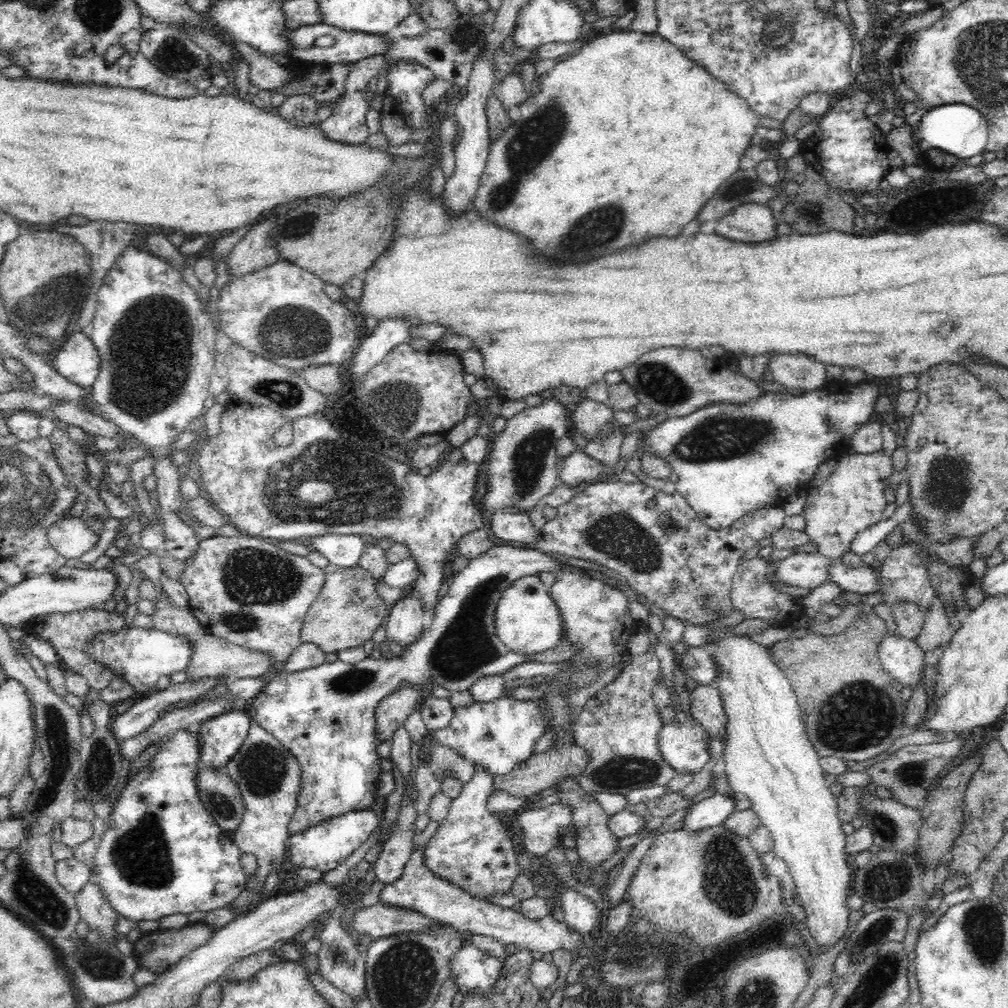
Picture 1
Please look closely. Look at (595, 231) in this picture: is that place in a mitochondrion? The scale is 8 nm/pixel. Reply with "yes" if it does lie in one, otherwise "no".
yes

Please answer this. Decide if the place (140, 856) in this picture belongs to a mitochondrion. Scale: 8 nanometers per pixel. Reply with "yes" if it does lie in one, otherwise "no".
yes

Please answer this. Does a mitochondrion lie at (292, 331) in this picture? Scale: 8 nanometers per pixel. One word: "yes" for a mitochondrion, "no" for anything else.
yes

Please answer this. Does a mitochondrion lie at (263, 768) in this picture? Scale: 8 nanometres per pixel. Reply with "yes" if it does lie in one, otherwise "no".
yes

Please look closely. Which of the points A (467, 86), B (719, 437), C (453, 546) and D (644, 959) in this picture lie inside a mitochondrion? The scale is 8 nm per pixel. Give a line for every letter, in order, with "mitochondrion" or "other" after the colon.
A: other
B: mitochondrion
C: other
D: mitochondrion

